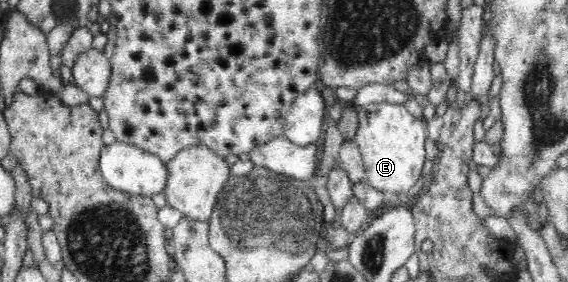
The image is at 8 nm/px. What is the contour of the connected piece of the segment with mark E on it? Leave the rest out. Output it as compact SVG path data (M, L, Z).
M392 100L358 108L355 142L365 166L365 180L379 191L405 195L421 177L425 163L425 139L430 127Z

